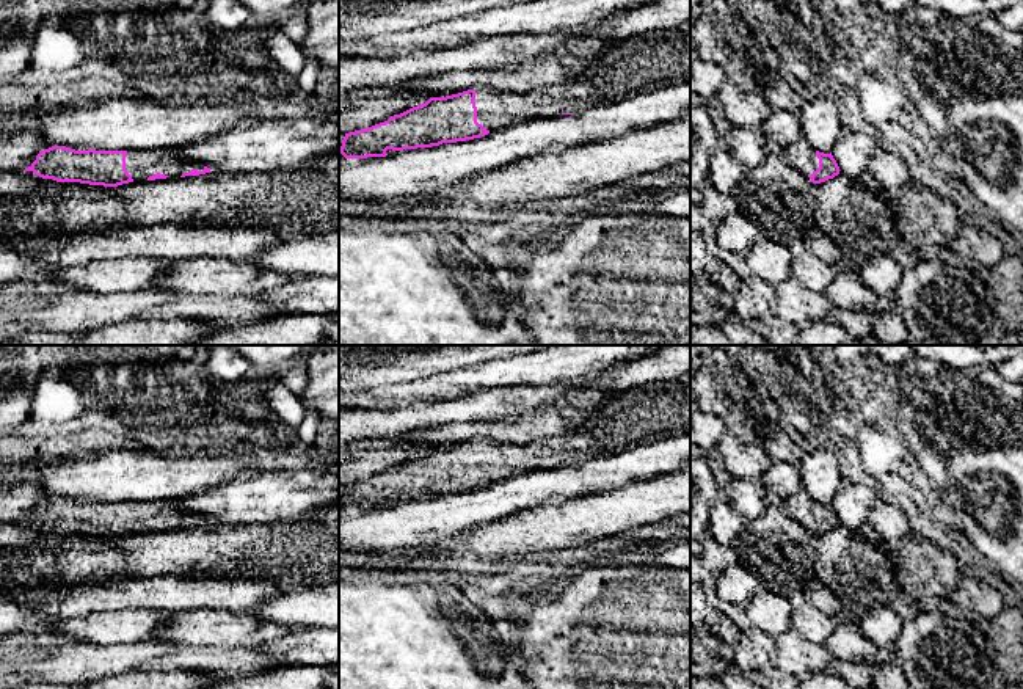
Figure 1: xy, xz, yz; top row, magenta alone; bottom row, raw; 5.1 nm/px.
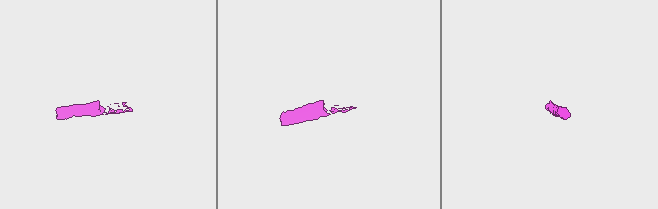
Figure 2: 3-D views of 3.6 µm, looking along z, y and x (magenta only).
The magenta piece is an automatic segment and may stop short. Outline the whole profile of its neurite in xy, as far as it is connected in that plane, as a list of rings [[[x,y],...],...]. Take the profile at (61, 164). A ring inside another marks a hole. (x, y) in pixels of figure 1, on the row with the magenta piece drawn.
[[[52,146],[41,151],[24,171],[56,182],[118,187],[129,182],[212,173],[196,162],[180,162],[173,148],[129,151],[75,151]]]

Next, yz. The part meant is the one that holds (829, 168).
[[[803,137],[781,151],[783,157],[813,184],[821,184],[839,174],[839,166],[832,152],[824,154],[813,149]]]

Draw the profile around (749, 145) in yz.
[[[733,126],[730,132],[730,152],[745,170],[764,163],[775,149],[761,127]]]

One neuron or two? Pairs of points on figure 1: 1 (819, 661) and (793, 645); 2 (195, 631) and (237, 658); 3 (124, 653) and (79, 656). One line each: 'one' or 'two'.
1: one
2: two
3: one

